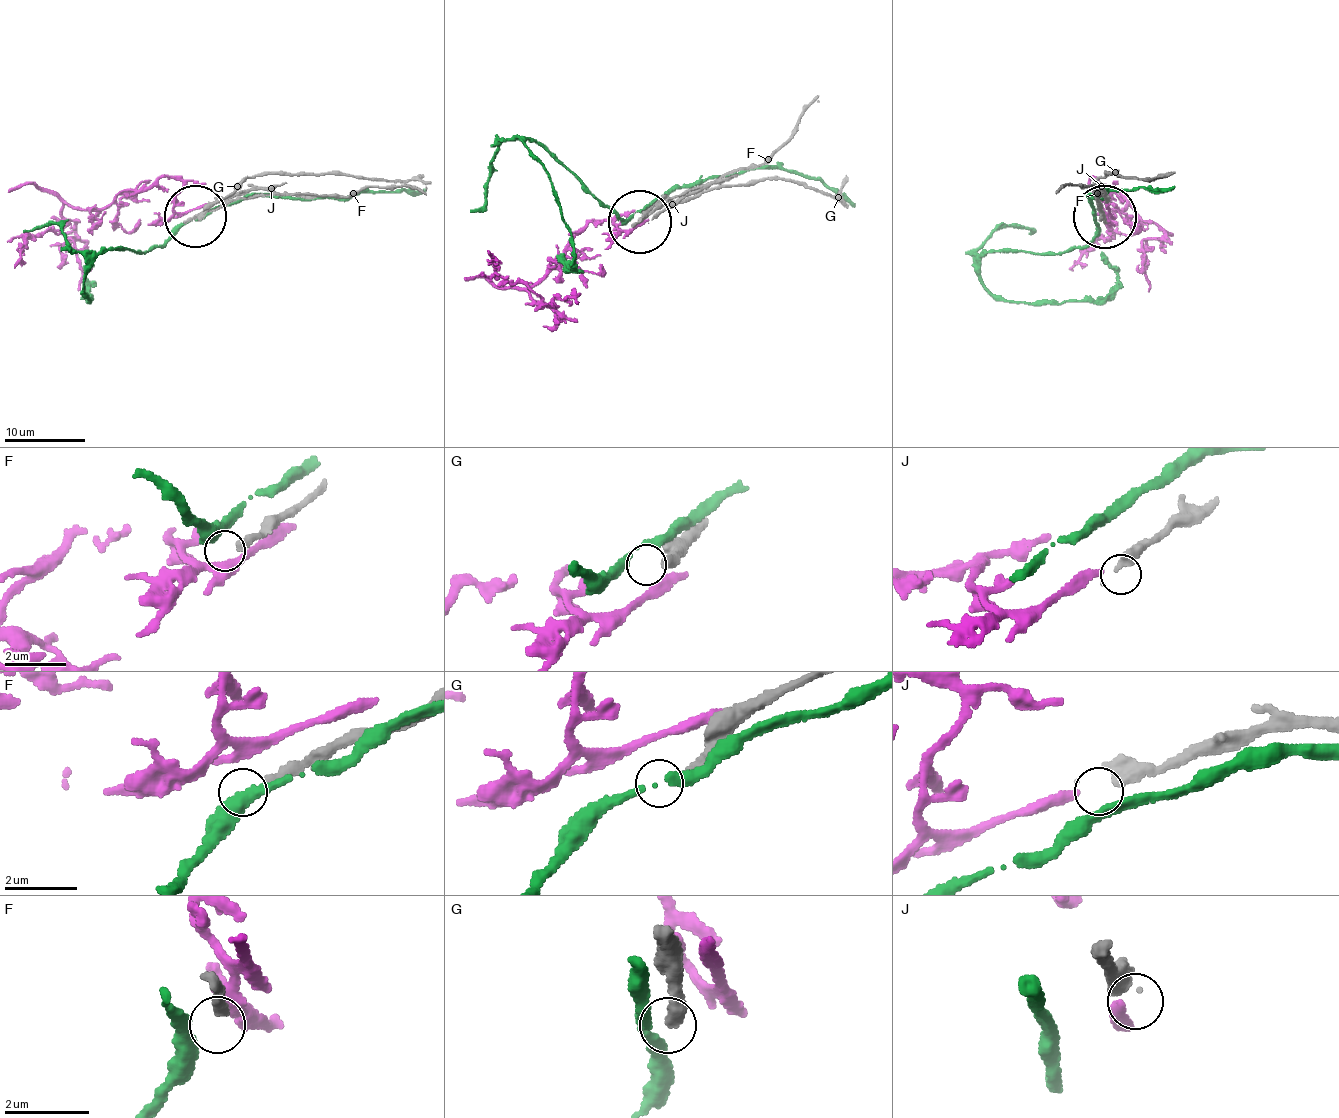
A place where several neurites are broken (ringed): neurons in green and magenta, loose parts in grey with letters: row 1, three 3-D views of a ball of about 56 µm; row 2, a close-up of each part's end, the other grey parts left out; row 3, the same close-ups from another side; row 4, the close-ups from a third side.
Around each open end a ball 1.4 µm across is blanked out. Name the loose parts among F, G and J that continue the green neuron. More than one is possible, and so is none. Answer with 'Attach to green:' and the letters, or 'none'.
Attach to green: none

